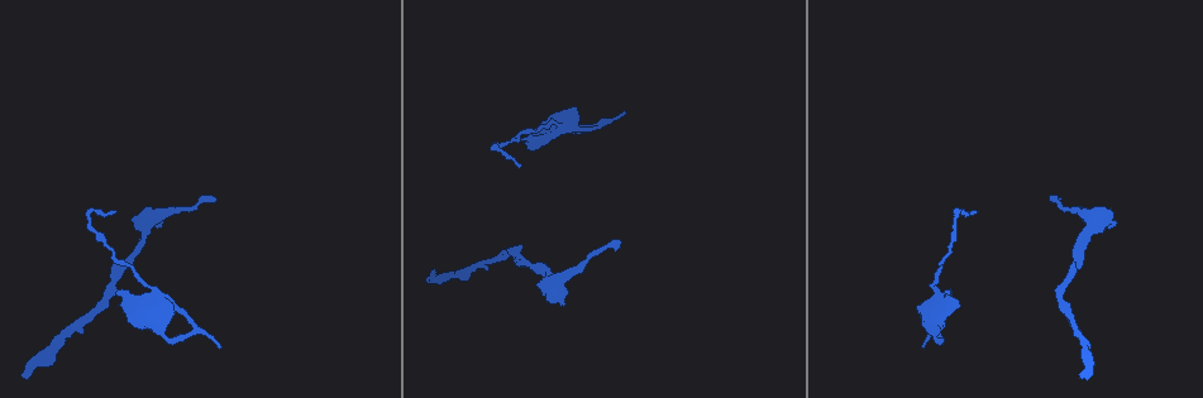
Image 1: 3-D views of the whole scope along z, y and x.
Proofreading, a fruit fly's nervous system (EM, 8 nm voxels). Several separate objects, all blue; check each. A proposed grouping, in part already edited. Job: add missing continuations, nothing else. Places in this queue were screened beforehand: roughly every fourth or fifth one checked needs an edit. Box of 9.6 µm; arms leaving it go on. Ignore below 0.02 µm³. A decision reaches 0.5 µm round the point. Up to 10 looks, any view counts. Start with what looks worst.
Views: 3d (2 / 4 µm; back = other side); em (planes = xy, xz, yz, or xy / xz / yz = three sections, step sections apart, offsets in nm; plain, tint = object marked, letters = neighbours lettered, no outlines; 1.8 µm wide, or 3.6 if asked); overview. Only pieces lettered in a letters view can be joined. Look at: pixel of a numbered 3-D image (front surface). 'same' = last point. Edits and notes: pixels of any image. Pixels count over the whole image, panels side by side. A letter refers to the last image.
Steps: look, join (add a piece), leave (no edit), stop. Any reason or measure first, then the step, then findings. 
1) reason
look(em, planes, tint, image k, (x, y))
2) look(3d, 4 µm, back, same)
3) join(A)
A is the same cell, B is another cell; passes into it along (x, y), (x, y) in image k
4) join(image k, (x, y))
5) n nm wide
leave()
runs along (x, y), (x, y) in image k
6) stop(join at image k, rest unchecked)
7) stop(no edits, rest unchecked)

branch stops here
look(3d, 2 µm, image 1, (26, 376))

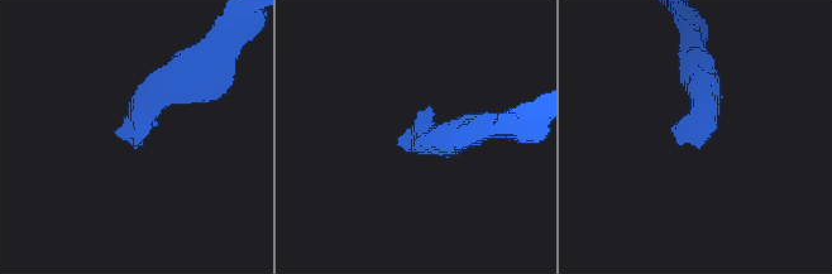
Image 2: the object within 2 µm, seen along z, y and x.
look(em, xy, step 16, tint, image 2, (135, 143))

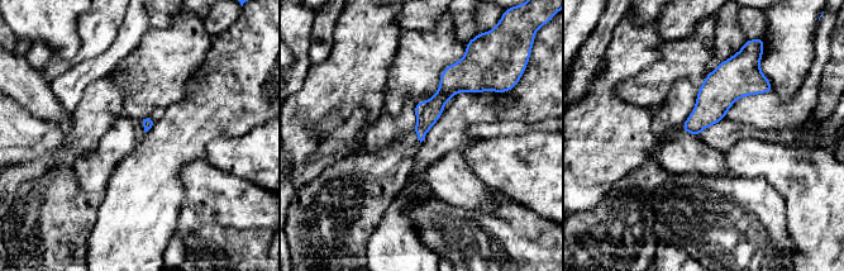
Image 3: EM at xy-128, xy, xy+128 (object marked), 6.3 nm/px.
look(em, planes, letters, same)

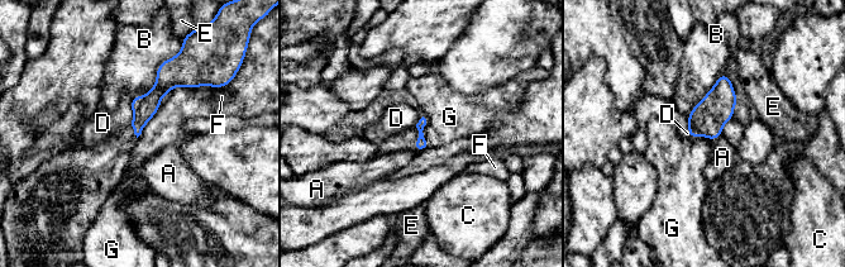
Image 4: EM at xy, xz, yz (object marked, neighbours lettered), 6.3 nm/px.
B touches over 420 nm
leave()
A, B, C, D, E, F and G are other cells; no lettered piece goes on from it

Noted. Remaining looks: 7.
an open end
look(em, planes, letters, image 1, (948, 294))

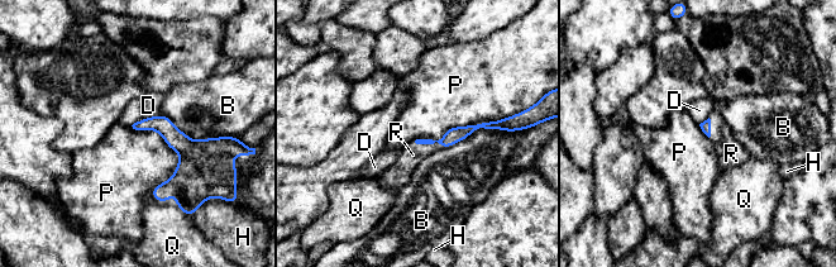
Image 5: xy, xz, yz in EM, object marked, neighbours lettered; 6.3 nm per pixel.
join(R)
R is the same cell, B, D, H, P and Q are other cells; passes into it along (455, 134), (429, 143), (412, 155) in image 5; it goes on there

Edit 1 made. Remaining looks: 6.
see it whole again
look(overview)

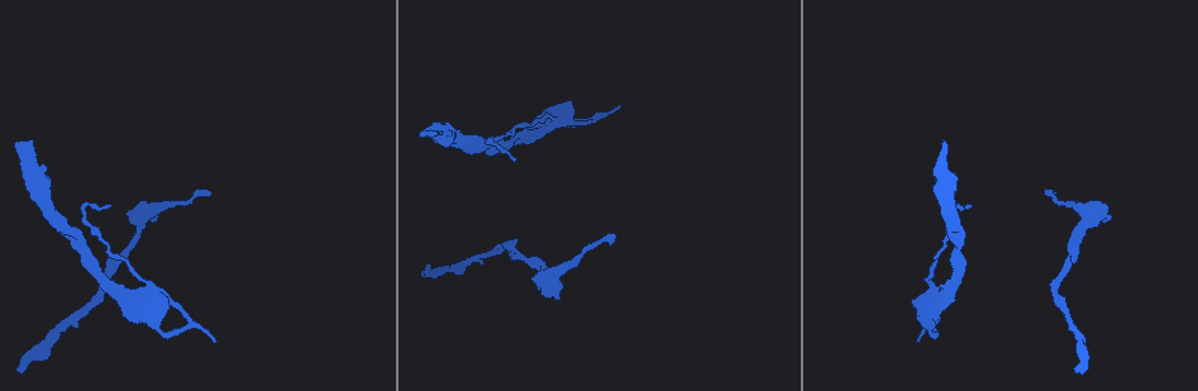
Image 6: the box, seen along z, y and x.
an open end
look(em, planes, letters, image 6, (437, 131))

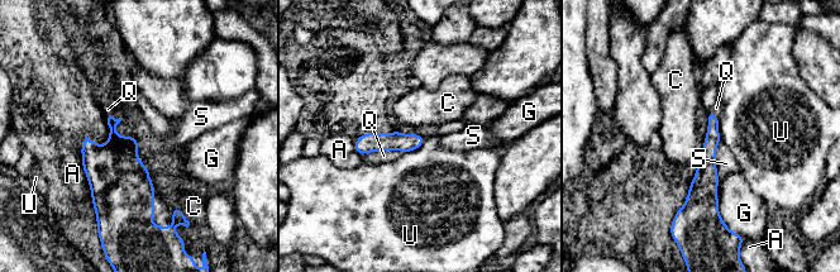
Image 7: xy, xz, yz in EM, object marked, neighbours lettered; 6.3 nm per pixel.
join(Q)
Q is the same cell, A, C, G, S and U are other cells; passes into it along (370, 142), (382, 149), (383, 156) in image 7; it goes on there

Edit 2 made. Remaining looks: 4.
redraw
look(overview)

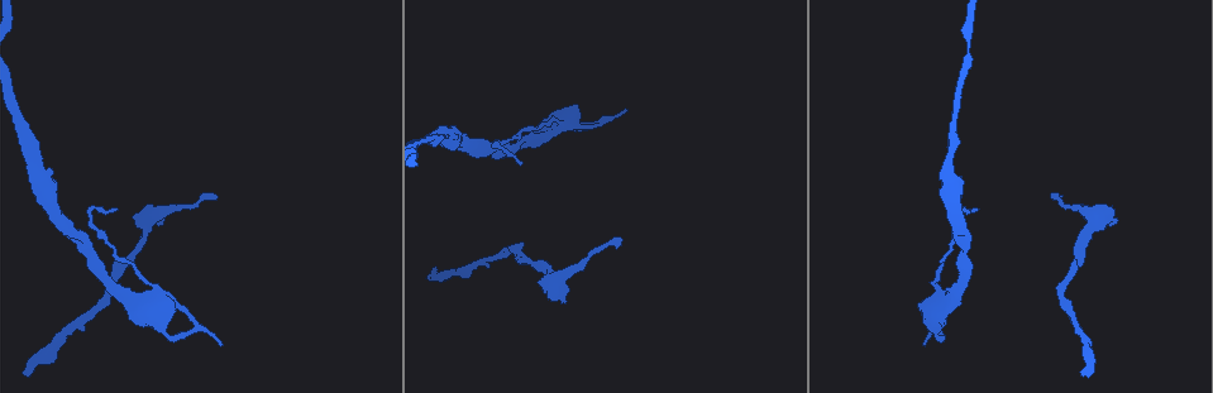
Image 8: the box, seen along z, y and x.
long arm stops here
look(3d, 2 µm, image 8, (519, 164))

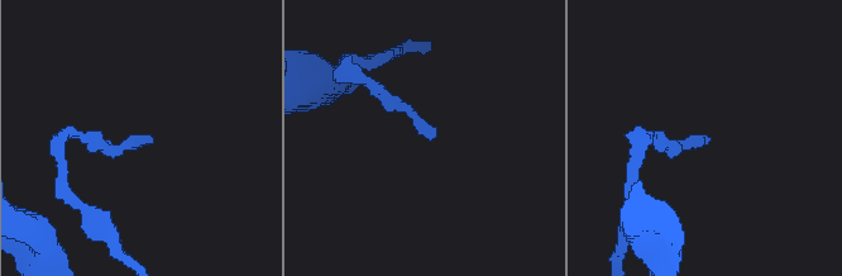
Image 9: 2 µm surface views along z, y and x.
look(em, planes, tint, image 9, (706, 144))

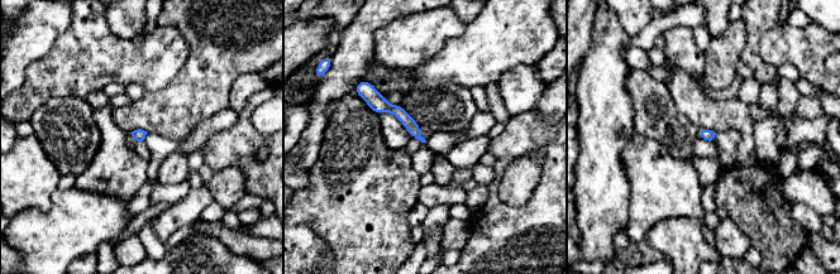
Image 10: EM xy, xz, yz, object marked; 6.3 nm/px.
look(em, planes, letters, same)

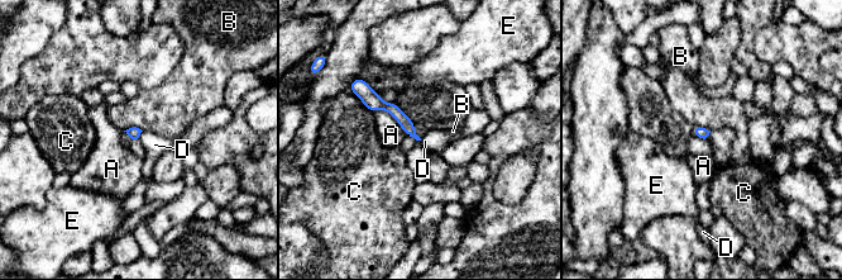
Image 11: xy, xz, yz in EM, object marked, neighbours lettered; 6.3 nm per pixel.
70 nm wide
leave()
A, B, C, D and E are other cells; runs along (362, 90), (412, 133) in image 11; no lettered piece goes on from it

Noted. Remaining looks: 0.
stop(join at image 5, join at image 7, rest unchecked)

